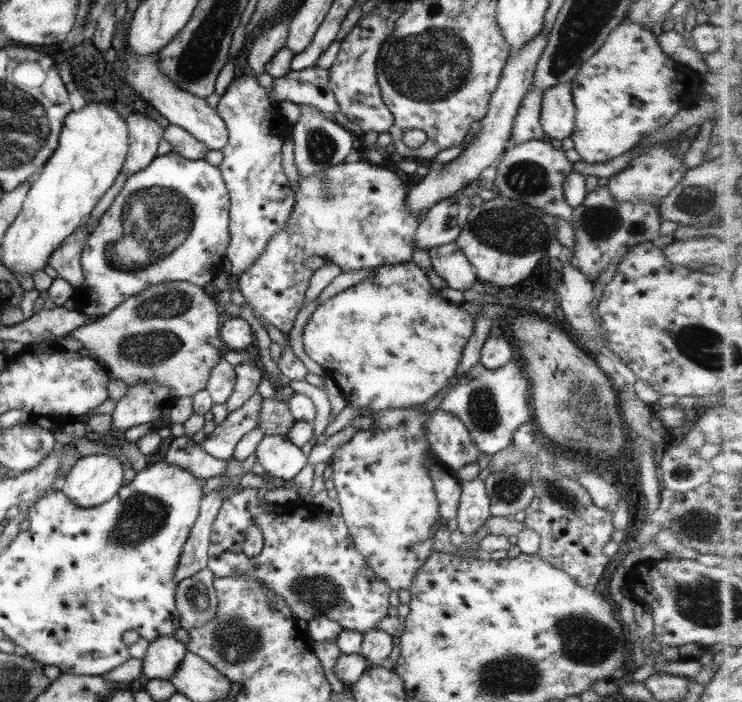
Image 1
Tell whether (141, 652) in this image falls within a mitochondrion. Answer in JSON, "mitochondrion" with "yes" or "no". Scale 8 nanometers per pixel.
{"mitochondrion":"no"}

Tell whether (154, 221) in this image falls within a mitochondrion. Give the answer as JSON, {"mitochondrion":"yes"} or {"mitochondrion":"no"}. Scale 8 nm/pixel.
{"mitochondrion":"yes"}

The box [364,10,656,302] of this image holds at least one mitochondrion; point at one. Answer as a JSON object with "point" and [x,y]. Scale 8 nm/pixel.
{"point":[429,66]}

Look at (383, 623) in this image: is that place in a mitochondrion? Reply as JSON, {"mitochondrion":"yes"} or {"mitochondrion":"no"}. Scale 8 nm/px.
{"mitochondrion":"no"}

